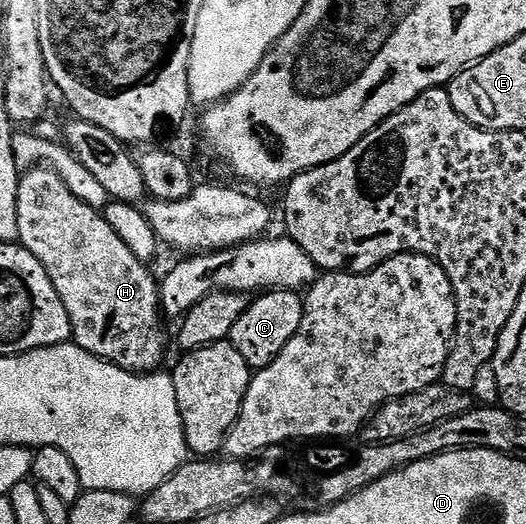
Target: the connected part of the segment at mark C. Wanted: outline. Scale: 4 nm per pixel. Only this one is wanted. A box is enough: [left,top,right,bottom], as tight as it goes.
[228,290,306,370]

